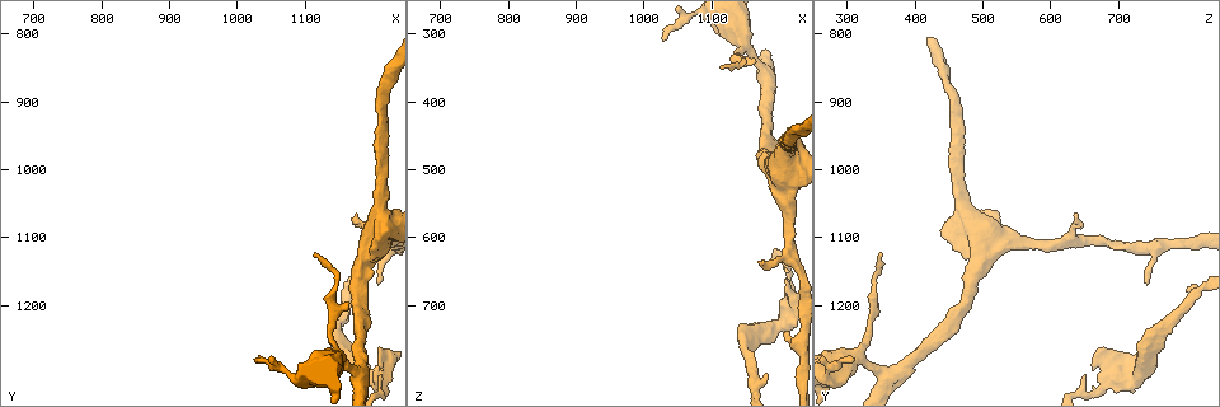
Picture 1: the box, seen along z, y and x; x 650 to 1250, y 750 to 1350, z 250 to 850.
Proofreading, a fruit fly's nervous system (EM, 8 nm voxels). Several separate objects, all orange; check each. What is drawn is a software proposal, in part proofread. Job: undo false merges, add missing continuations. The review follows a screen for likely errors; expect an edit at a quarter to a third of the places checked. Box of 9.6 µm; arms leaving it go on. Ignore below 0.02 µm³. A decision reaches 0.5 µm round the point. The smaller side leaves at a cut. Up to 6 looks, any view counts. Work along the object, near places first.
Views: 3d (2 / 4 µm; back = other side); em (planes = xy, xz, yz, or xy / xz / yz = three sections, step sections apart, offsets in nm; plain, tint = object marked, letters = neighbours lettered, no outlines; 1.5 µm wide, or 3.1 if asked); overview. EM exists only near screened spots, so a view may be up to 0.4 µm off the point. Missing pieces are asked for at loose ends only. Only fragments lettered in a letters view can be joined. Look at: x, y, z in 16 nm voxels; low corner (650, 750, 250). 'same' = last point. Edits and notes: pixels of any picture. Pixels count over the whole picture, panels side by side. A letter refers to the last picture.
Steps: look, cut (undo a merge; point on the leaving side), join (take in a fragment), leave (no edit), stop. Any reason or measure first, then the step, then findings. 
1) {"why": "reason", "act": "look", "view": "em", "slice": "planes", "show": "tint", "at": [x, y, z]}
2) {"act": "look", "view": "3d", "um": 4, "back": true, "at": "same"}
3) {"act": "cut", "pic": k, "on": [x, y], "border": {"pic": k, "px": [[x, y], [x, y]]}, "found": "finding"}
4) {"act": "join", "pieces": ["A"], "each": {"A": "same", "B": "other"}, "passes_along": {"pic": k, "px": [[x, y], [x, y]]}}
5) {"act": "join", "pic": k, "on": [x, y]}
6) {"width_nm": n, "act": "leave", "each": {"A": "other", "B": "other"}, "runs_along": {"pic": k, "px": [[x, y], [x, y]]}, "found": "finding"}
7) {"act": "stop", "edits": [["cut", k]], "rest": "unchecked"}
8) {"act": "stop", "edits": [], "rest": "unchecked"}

{"why": "branch stops here", "act": "look", "view": "em", "slice": "planes", "show": "letters", "at": [1210, 1285, 660]}

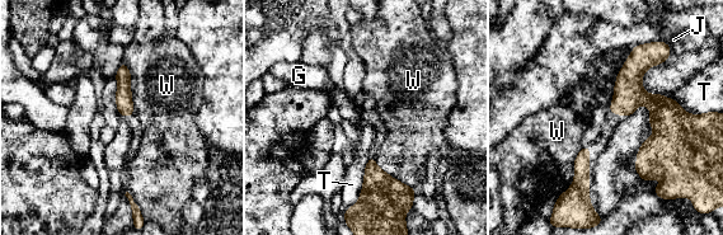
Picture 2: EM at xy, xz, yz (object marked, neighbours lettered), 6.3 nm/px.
{"act": "leave", "each": {"G": "other", "J": "other", "T": "other", "W": "other"}, "border": {"pic": 2, "px": [[123, 60], [130, 73], [134, 112]]}, "found": "no lettered fragment goes on from it"}

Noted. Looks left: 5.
{"why": "free end", "act": "look", "view": "em", "slice": "planes", "show": "letters", "at": [1210, 1165, 740]}

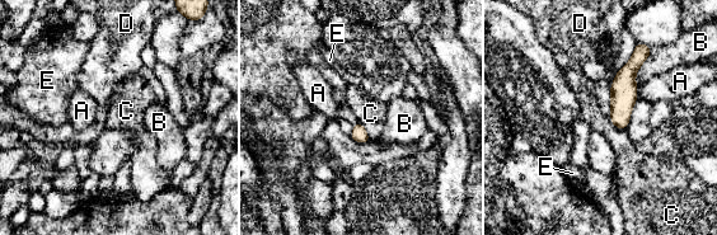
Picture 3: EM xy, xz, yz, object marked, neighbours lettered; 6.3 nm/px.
{"act": "leave", "each": {"A": "other", "B": "other", "C": "other", "D": "other", "E": "other"}, "border": {"pic": 3, "px": [[609, 117], [619, 128], [626, 128]]}, "found": "none of them fits"}

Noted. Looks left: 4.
{"why": "side arm on a straight run", "act": "look", "view": "em", "slice": "xy", "step": 8, "show": "tint", "at": [1180, 1305, 355]}

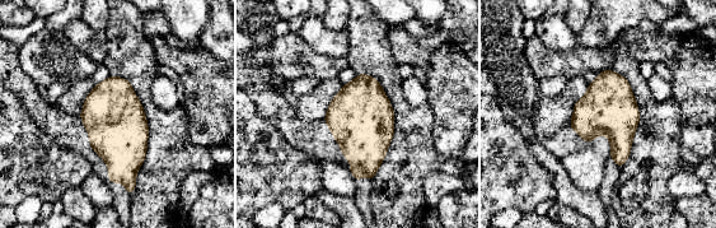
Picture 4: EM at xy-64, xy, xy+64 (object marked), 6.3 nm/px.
{"why": "another direction", "act": "look", "view": "em", "slice": "planes", "show": "tint", "at": "same"}

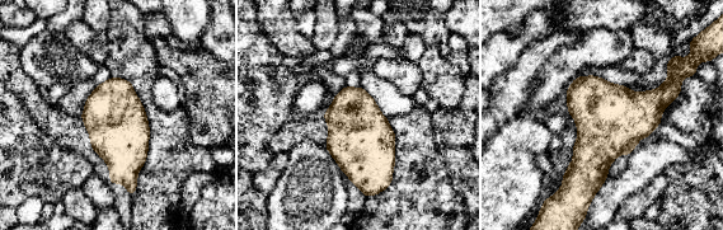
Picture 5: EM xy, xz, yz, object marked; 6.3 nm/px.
{"act": "look", "view": "em", "slice": "planes", "show": "letters", "at": "same"}

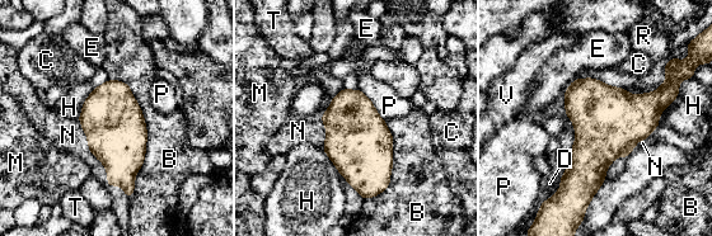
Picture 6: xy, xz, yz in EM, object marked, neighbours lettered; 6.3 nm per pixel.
{"width_nm": 380, "act": "leave", "each": {"B": "other", "C": "other", "D": "other", "E": "other", "H": "other", "M": "other", "N": "other", "P": "other", "R": "other", "T": "other", "V": "other"}, "found": "all the same cell"}

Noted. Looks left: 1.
{"act": "stop", "edits": [], "rest": "unchecked"}

